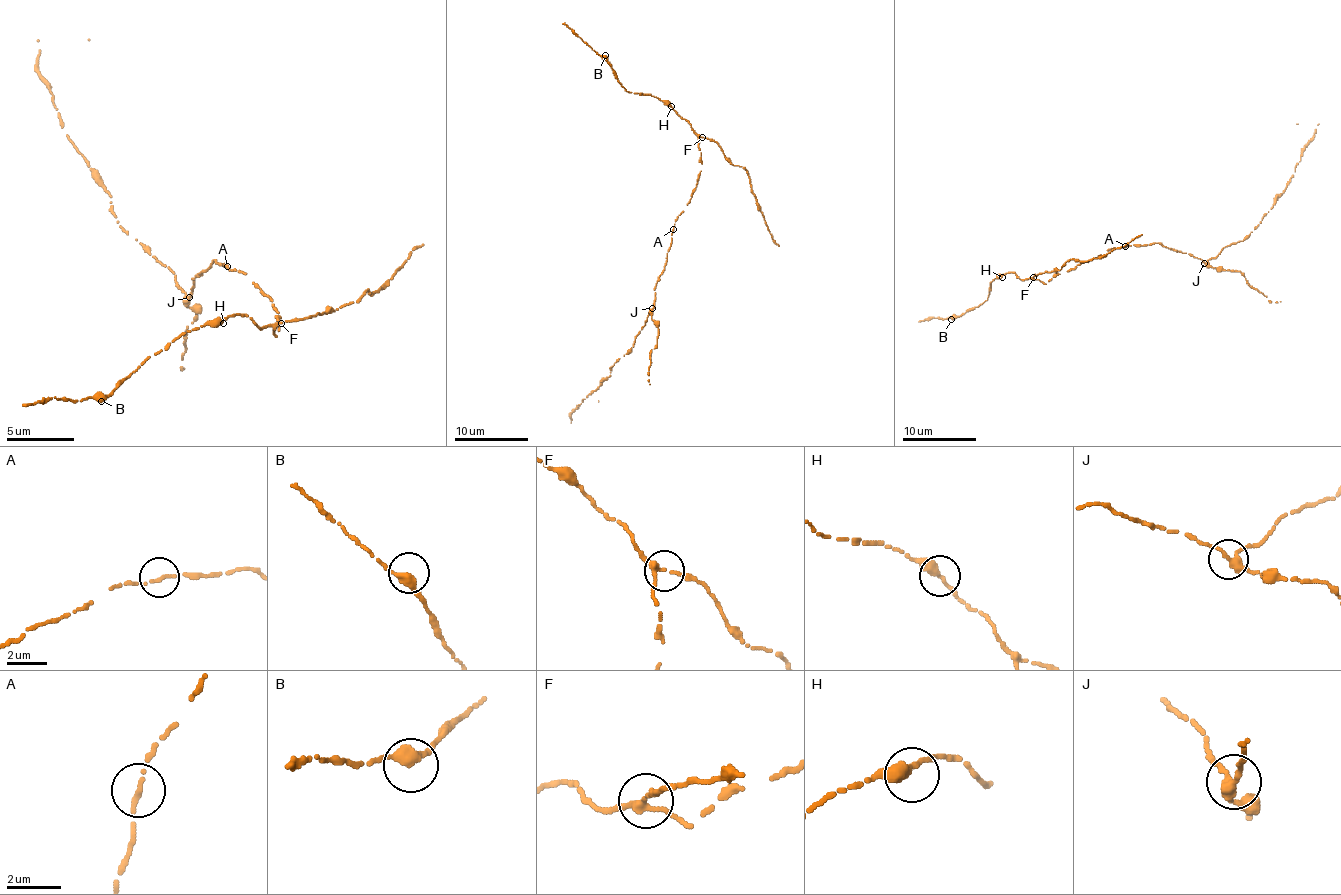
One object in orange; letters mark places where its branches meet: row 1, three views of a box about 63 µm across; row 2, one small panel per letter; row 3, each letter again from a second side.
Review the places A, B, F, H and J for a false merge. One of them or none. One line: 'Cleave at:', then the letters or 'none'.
Cleave at: J

